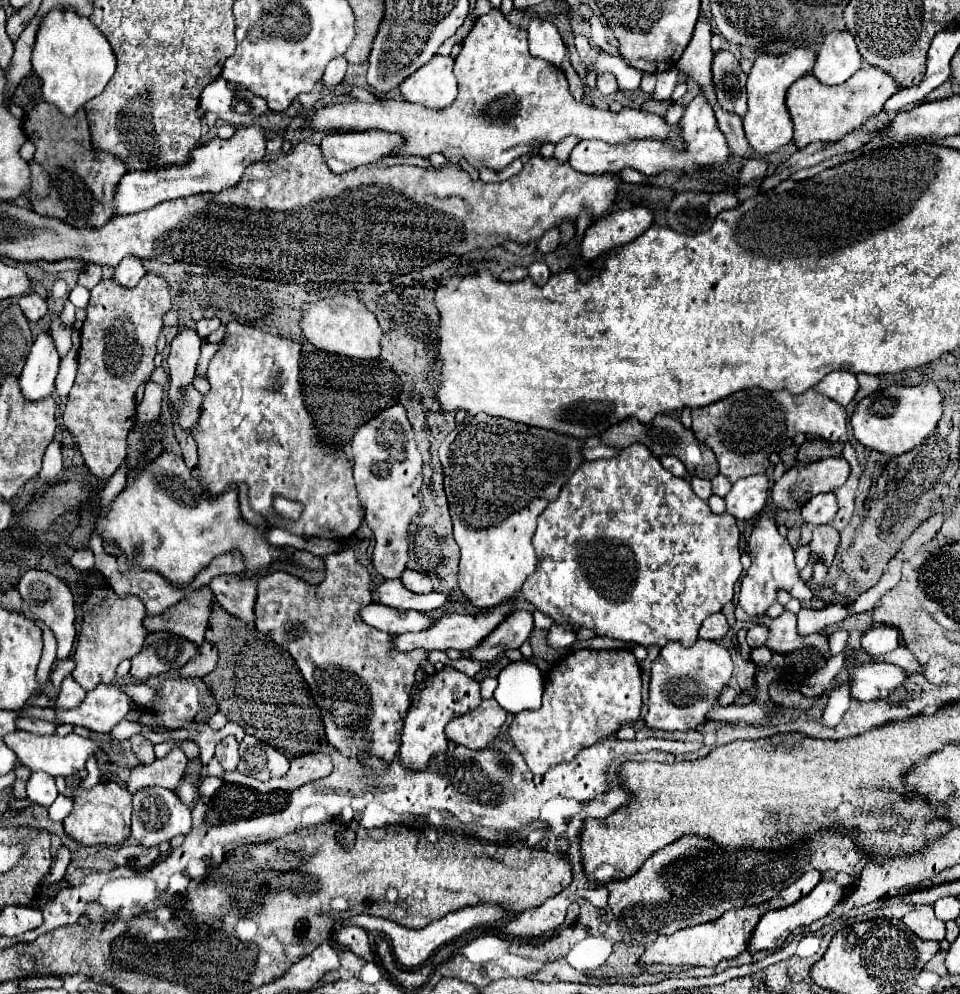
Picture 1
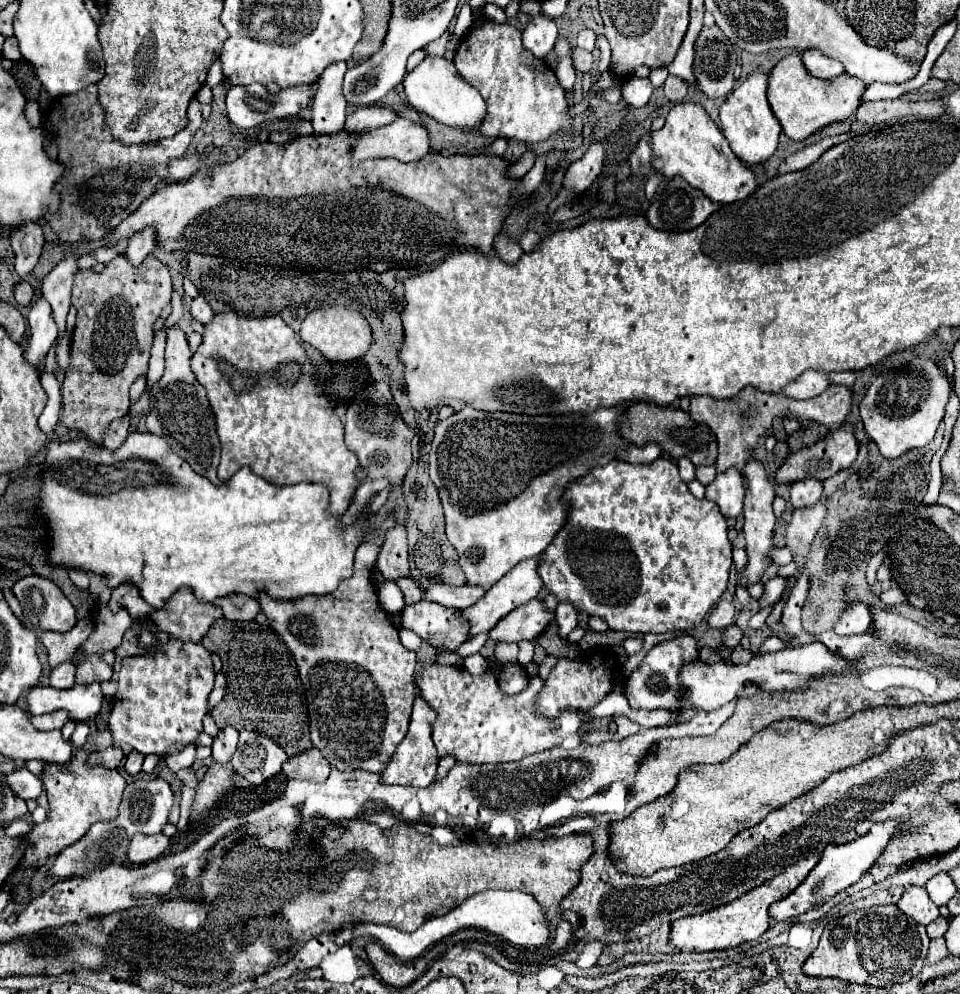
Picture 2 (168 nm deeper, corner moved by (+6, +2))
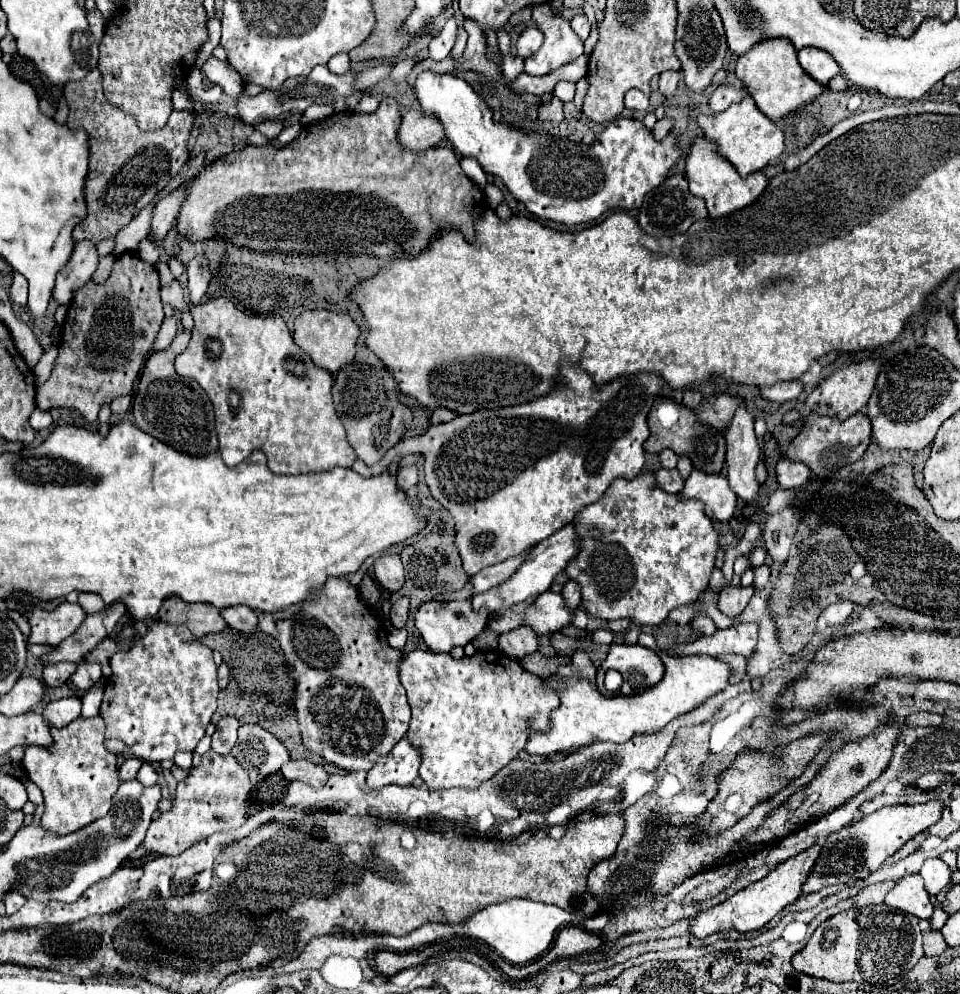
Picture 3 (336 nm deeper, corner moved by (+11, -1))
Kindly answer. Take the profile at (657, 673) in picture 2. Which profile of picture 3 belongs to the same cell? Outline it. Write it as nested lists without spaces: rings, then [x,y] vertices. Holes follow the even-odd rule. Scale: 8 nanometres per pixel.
[[[610,645],[608,657],[600,663],[596,683],[602,687],[604,673],[616,669],[622,675],[620,693],[636,693],[640,689],[656,685],[664,675],[662,659],[656,651],[642,645]]]

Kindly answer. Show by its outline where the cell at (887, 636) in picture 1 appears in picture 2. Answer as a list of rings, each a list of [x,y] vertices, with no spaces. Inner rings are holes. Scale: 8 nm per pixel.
[[[853,602],[845,614],[841,616],[841,620],[835,626],[835,632],[839,636],[857,636],[857,634],[869,634],[873,628],[873,620],[871,620],[871,612],[865,604]]]

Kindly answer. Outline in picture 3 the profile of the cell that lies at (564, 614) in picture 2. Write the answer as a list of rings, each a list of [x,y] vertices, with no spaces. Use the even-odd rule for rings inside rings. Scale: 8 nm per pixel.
[[[568,579],[566,581],[566,585],[564,585],[564,591],[562,591],[562,597],[568,601],[568,605],[572,605],[572,607],[578,607],[580,605],[580,585],[576,583],[576,581],[572,581],[572,579]]]

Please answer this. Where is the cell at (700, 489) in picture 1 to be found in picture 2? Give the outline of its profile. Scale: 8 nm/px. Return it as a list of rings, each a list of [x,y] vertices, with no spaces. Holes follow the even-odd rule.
[[[681,458],[679,462],[677,462],[677,466],[679,466],[679,474],[681,474],[681,480],[683,482],[691,482],[691,480],[695,480],[695,466],[691,464],[691,460],[687,460],[687,458]]]

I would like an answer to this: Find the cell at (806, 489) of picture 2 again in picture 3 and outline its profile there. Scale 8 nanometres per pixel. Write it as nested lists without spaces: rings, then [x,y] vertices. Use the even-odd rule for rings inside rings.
[[[782,455],[782,459],[776,465],[776,473],[778,473],[778,483],[784,489],[792,489],[792,487],[800,487],[804,485],[804,481],[808,481],[810,477],[810,469],[800,463],[800,461],[792,461],[790,457]]]

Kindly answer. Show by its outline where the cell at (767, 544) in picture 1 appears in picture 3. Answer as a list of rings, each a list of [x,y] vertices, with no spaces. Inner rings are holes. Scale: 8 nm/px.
[[[740,405],[724,429],[726,437],[726,477],[730,487],[744,501],[752,501],[758,495],[758,481],[754,475],[760,449],[754,435],[754,417]]]

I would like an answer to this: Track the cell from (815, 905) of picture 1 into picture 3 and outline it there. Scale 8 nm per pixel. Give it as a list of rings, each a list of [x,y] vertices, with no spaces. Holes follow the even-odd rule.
[[[928,801],[928,803],[916,803],[916,805],[892,805],[882,807],[874,811],[872,815],[866,815],[864,819],[832,833],[822,853],[816,861],[816,867],[812,871],[812,877],[808,877],[804,885],[804,895],[814,893],[826,885],[834,883],[848,883],[852,879],[868,879],[870,873],[874,873],[878,867],[884,865],[888,857],[892,857],[906,841],[928,829],[930,825],[938,823],[942,817],[944,803],[942,801]]]

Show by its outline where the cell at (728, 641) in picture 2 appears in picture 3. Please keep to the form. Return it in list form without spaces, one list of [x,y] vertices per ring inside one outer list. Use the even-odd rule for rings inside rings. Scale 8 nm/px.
[[[696,617],[696,619],[692,619],[690,625],[698,635],[714,635],[718,631],[710,617]]]

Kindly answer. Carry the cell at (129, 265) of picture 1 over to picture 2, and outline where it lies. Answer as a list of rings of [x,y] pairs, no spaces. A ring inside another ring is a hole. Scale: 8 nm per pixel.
[[[141,230],[141,232],[133,234],[133,238],[127,240],[127,248],[123,254],[133,266],[139,266],[151,254],[153,248],[155,248],[153,230]]]

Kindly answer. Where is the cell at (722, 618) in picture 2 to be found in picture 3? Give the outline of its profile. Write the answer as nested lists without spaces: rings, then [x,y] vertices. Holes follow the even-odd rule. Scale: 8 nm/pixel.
[[[754,583],[748,585],[748,587],[728,585],[724,591],[720,591],[718,607],[720,607],[720,611],[724,615],[728,615],[730,619],[734,619],[736,615],[740,615],[744,611],[744,607],[748,605],[752,593],[754,593]]]

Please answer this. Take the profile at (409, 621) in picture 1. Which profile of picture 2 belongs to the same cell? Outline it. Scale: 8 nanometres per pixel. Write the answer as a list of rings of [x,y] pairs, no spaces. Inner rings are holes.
[[[417,602],[403,608],[401,624],[403,628],[413,630],[423,640],[433,640],[435,648],[455,650],[463,644],[465,638],[465,622],[457,618],[457,610],[449,610],[445,606],[437,606],[435,602]]]

